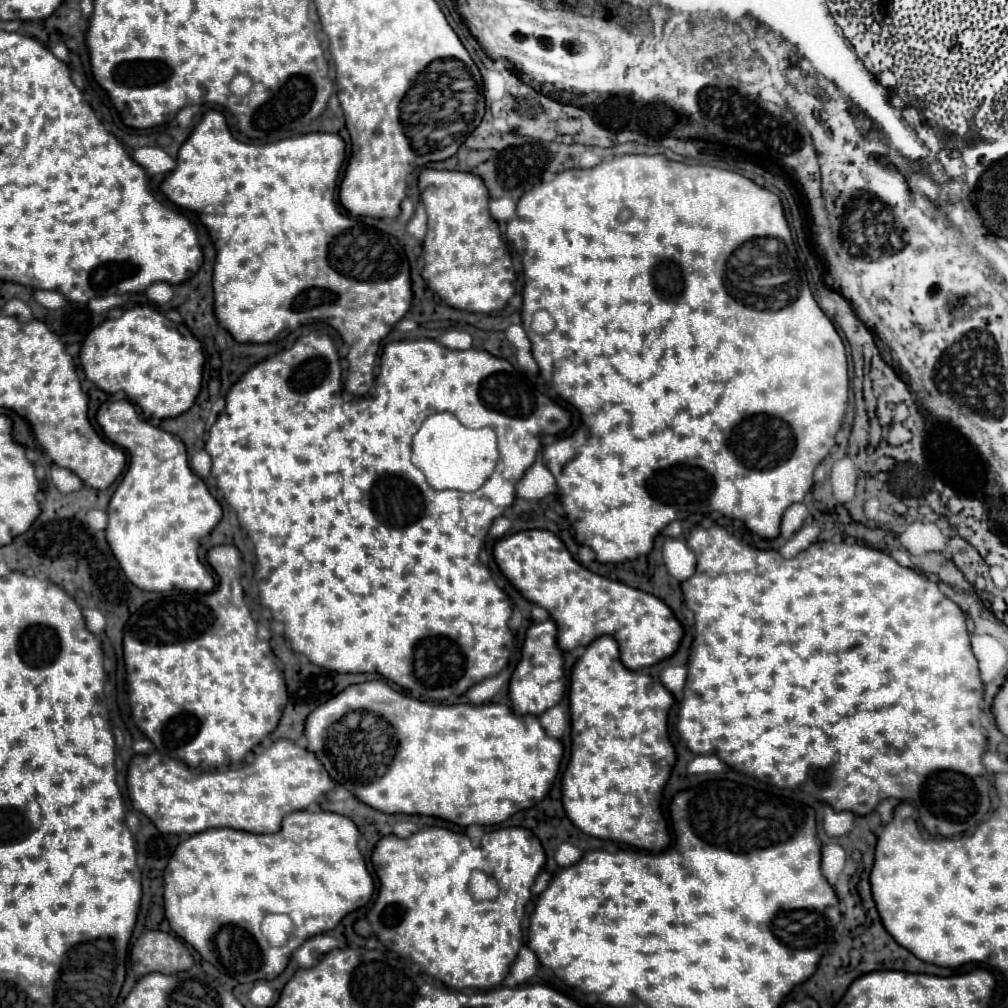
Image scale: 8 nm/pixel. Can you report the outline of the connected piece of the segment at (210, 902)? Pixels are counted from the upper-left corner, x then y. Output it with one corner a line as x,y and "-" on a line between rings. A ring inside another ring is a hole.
312,804
306,808
306,810
300,810
300,812
292,812
284,818
282,822
282,830
276,832
276,834
250,834
250,832
240,832
240,830
232,830
232,828
212,828
212,830
204,830
200,834
194,834
192,838
184,840
174,856
170,858
168,866
166,866
166,872
164,872
164,908
166,908
166,918
172,926
172,930
184,940
188,942
204,960
208,960
210,964
214,964
220,972
236,978
238,982
260,982
260,980
274,980
278,974
284,972
284,968
288,966
290,962
290,956
296,948
300,948
308,938
316,936
316,934
322,934
326,930
332,930
340,924
340,920
362,908
370,898
372,898
372,892
374,892
374,880
366,868
366,862
358,850
358,838
360,838
360,832
356,828
356,824
350,820
350,818
338,814
335,812
326,811
320,808
318,804
-
266,914
288,914
292,920
294,920
294,930
292,934
288,936
288,944
286,946
280,946
280,948
274,948
266,942
264,934
260,932
260,924
264,920

